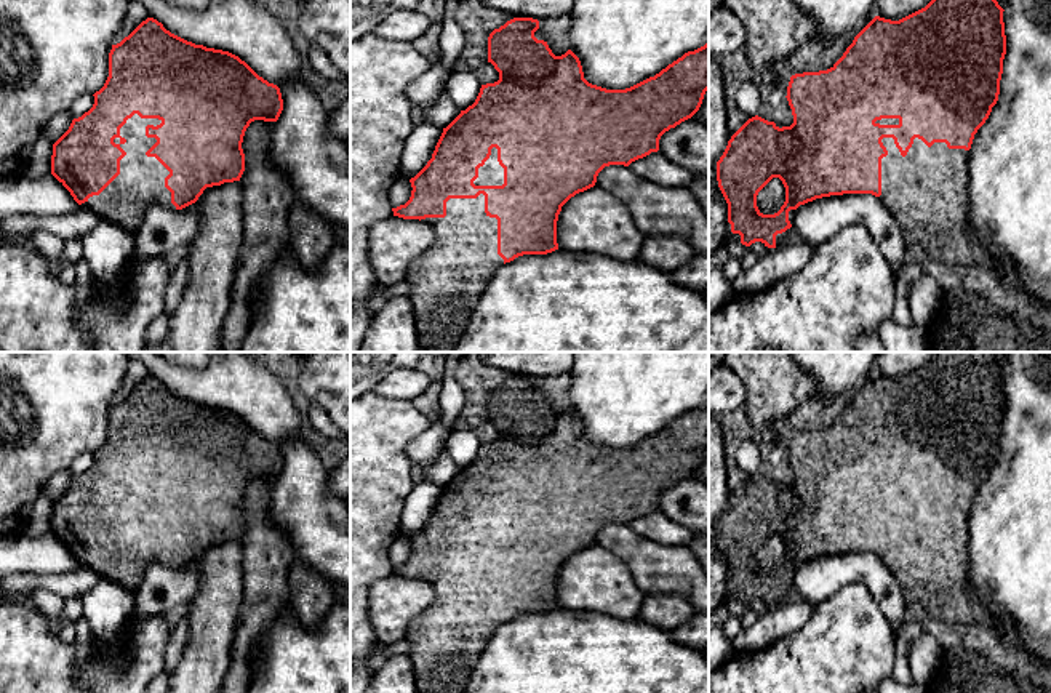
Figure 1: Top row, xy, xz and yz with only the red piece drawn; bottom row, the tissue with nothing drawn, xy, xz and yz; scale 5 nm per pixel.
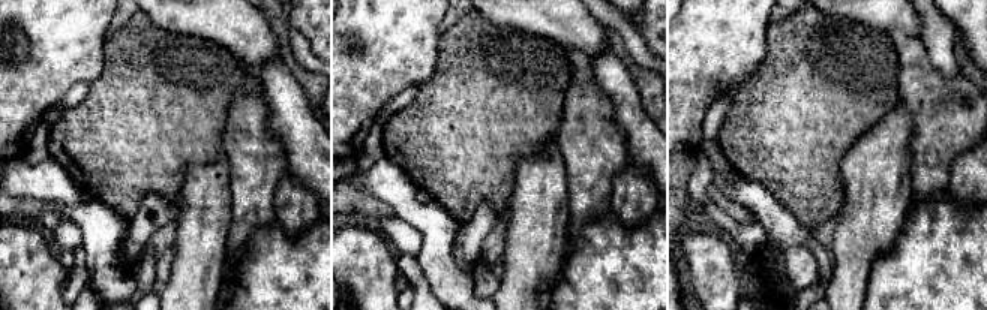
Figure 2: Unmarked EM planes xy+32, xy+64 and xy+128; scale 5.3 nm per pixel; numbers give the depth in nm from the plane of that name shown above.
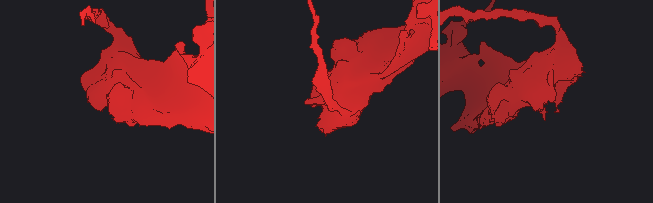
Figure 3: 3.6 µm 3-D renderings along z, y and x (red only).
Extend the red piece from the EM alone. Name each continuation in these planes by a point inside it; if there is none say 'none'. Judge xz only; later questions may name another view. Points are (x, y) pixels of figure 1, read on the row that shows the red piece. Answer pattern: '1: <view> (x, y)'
1: xz (445, 284)

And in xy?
1: xy (141, 183)

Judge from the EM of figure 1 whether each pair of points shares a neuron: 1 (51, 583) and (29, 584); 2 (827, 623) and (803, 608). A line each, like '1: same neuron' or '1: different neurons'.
1: same neuron
2: different neurons

